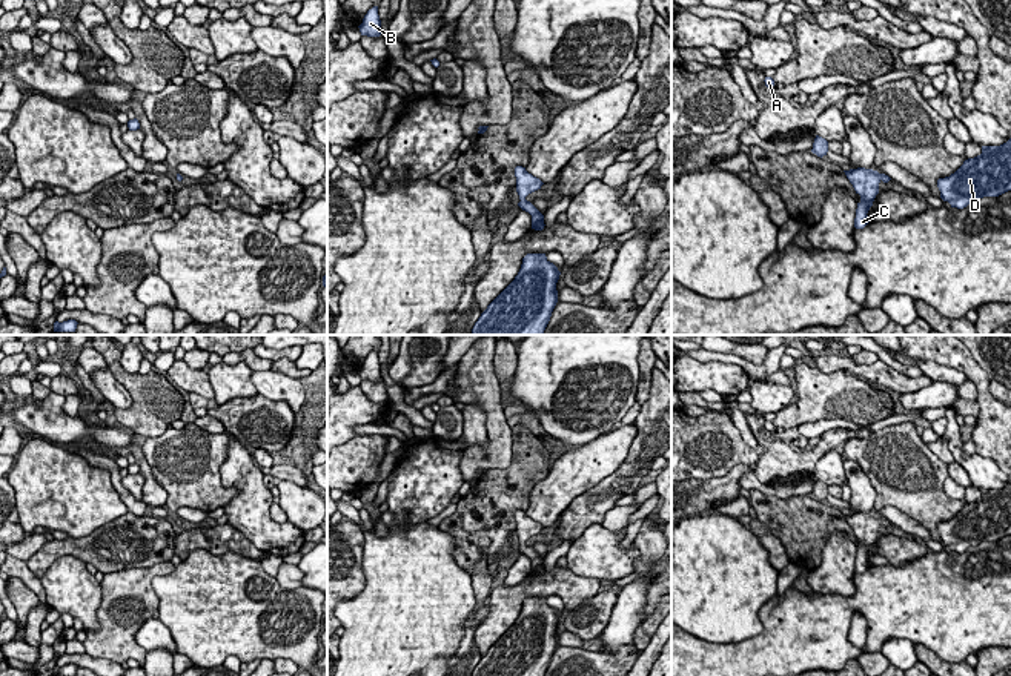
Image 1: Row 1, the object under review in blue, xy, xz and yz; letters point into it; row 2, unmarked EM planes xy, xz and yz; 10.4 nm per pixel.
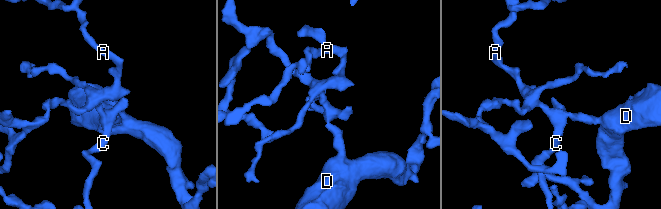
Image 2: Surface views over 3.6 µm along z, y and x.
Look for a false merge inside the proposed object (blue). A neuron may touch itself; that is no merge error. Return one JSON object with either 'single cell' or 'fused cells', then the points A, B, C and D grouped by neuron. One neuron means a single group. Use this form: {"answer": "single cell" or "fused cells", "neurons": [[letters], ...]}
{"answer": "single cell", "neurons": [["A", "B", "C", "D"]]}

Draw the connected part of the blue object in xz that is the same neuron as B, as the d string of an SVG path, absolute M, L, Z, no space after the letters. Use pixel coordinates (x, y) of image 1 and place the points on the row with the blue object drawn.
M373 6L367 11L367 14L363 18L363 23L358 26L361 35L367 37L380 37L381 35L381 20L378 15L378 6Z

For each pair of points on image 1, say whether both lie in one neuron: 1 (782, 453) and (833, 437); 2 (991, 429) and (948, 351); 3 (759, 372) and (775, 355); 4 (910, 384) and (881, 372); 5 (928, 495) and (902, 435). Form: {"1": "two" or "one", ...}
{"1": "one", "2": "one", "3": "one", "4": "one", "5": "one"}

